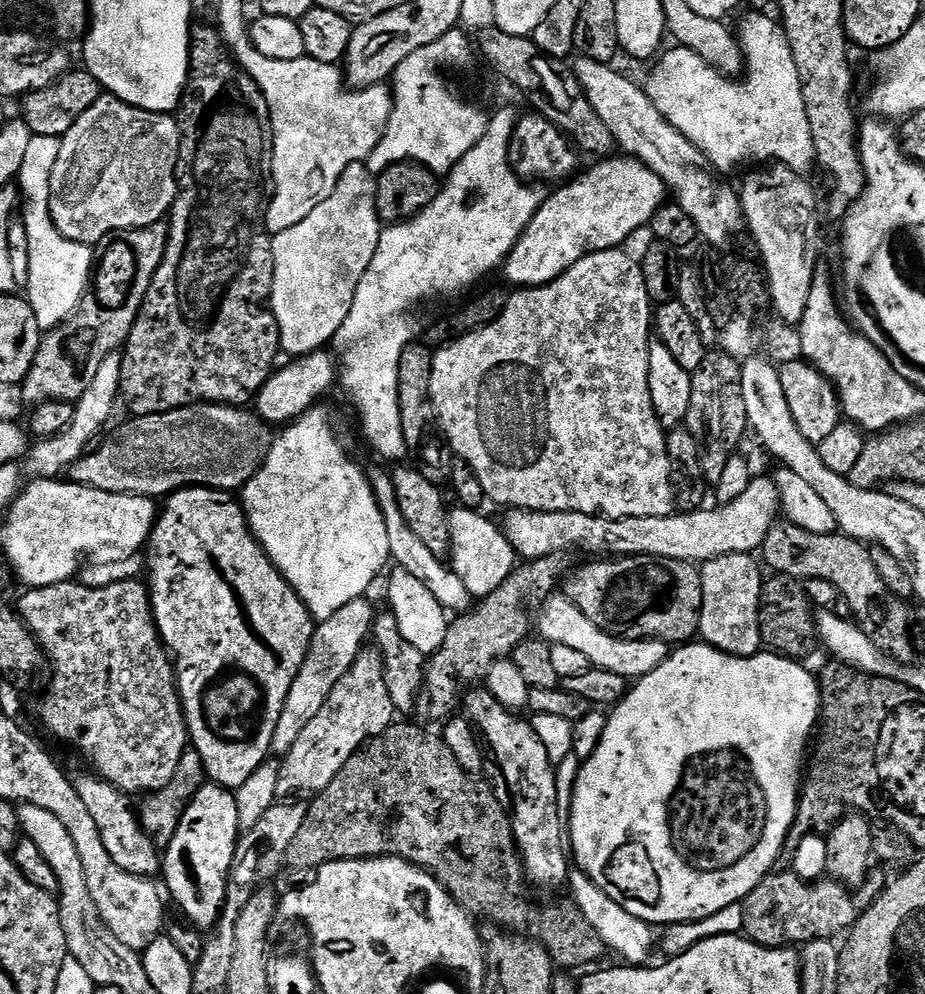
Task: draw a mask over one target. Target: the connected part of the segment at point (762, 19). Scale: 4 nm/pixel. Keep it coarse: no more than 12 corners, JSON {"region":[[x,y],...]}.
{"region":[[745,20],[741,80],[672,46],[644,93],[717,173],[817,165],[783,27]]}

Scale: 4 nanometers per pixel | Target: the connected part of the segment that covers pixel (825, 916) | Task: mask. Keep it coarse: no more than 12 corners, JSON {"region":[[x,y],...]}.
{"region":[[773,871],[742,901],[764,948],[832,940],[856,923],[849,889]]}

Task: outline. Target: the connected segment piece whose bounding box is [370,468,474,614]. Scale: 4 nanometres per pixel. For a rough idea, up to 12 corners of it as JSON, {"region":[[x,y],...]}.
{"region":[[370,472],[386,522],[388,555],[449,614],[474,598],[441,557],[406,526],[391,475]]}

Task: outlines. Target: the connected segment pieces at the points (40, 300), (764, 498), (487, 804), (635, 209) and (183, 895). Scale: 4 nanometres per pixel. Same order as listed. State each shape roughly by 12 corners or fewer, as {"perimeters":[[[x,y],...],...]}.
{"perimeters":[[[33,136],[18,177],[26,299],[42,330],[75,314],[93,249],[48,213],[59,136]],[[771,475],[708,511],[611,520],[510,508],[524,562],[575,548],[703,562],[763,549],[782,512]],[[393,723],[318,793],[287,863],[393,856],[553,965],[605,944],[536,912],[508,811]],[[604,158],[541,203],[502,265],[540,288],[620,248],[666,203]],[[235,791],[194,794],[162,880],[201,930],[224,911],[241,837]]]}

